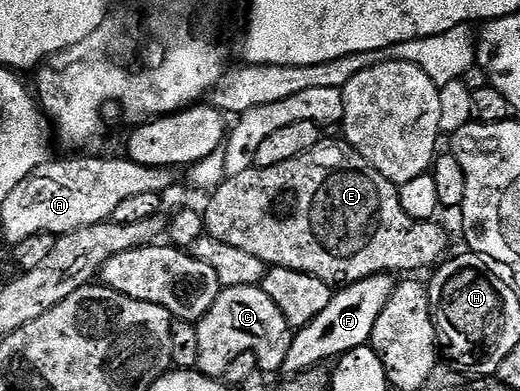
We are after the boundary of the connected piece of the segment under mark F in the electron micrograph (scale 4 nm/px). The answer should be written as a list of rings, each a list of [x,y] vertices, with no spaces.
[[[381,274],[352,282],[338,290],[326,309],[294,334],[292,347],[283,368],[284,372],[289,372],[289,375],[304,373],[325,363],[321,361],[331,357],[340,358],[341,355],[368,344],[374,325],[385,309],[387,301],[392,297],[396,284],[392,274]]]

